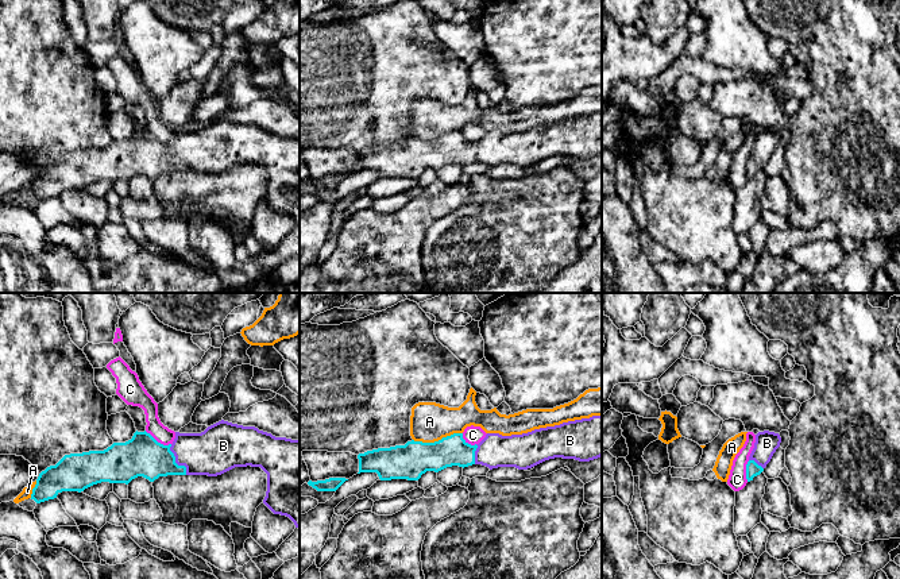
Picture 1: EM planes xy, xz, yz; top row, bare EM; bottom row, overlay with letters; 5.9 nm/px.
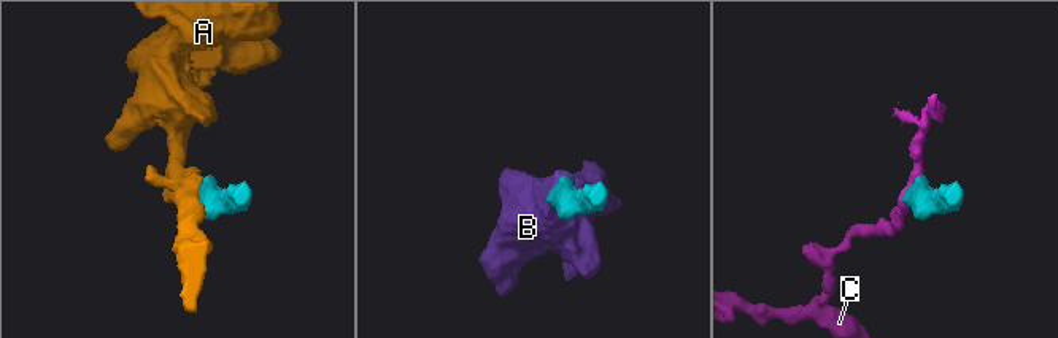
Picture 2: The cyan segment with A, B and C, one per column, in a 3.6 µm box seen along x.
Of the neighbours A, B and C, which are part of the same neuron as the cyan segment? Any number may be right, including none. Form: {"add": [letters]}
{"add": ["B"]}

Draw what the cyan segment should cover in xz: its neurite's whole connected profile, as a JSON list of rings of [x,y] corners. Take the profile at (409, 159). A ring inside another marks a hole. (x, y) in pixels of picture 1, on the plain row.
[[[592,113],[522,132],[487,131],[475,143],[453,131],[434,140],[407,139],[405,143],[359,151],[359,170],[376,170],[381,178],[418,178],[426,169],[482,162],[532,166],[545,158],[563,155],[590,159],[602,154],[602,113]]]

